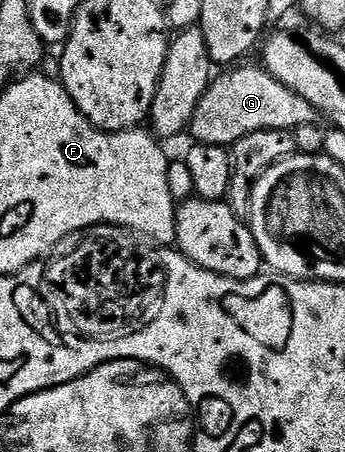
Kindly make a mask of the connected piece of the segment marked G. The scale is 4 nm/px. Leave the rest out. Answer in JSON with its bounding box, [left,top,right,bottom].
[190,66,318,147]

